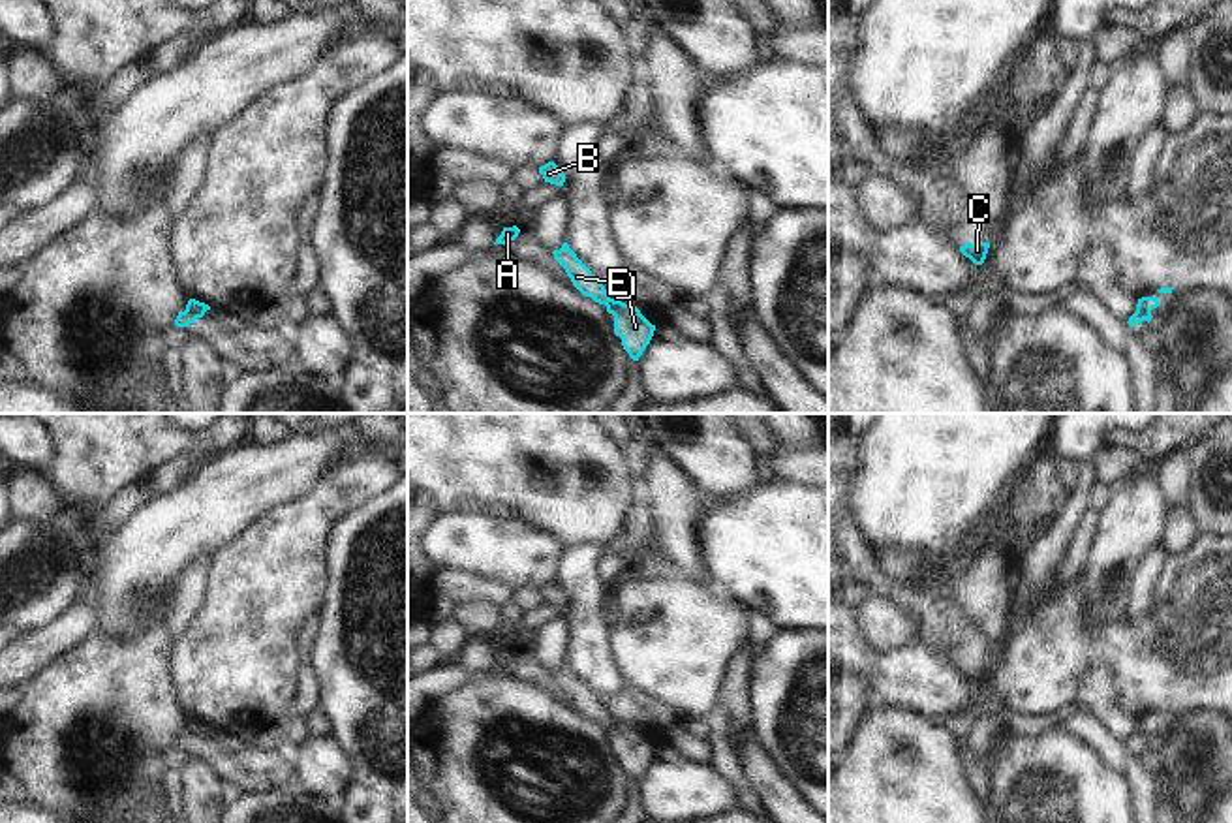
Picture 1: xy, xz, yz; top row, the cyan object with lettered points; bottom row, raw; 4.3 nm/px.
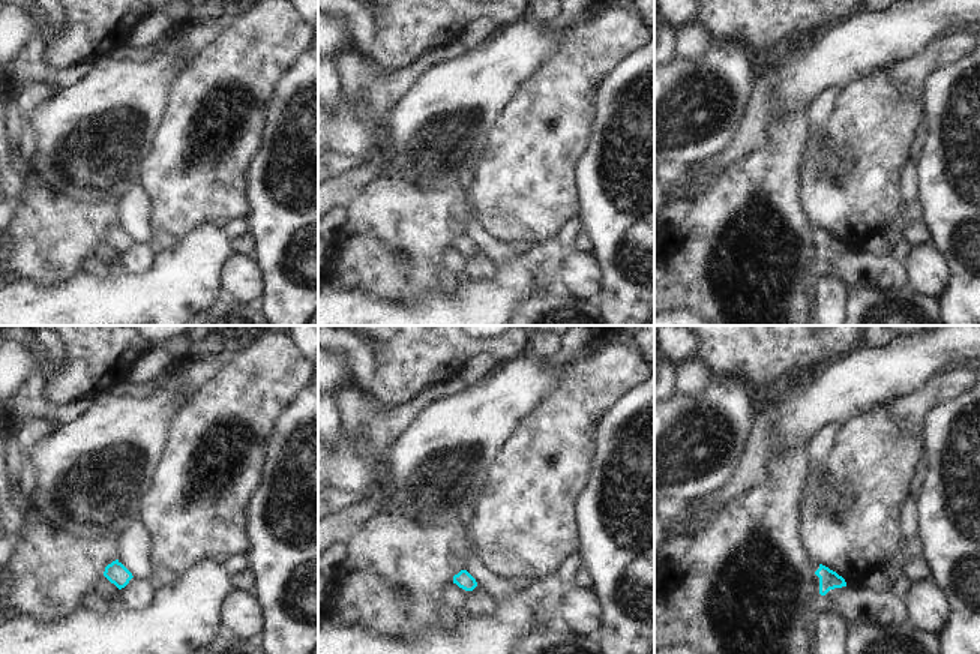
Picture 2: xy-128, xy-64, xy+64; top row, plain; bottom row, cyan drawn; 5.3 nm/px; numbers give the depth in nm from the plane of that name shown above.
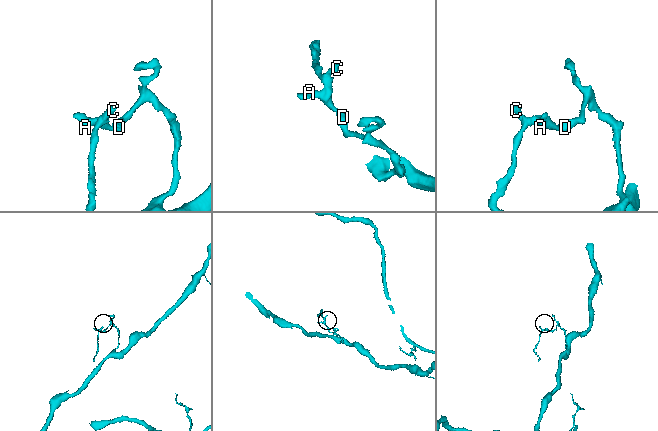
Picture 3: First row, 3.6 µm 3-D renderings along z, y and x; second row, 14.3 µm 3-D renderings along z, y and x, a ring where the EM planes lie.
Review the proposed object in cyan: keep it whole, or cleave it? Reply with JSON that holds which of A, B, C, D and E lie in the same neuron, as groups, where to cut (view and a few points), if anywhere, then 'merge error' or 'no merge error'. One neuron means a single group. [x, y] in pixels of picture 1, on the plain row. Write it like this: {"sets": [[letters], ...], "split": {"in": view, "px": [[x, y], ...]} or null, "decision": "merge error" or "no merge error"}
{"sets": [["A", "B", "C", "E"], ["D"]], "split": {"in": "xy", "px": [[186, 729], [198, 737]]}, "decision": "merge error"}

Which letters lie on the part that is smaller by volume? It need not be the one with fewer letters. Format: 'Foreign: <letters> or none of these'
Foreign: A, B, C, E.

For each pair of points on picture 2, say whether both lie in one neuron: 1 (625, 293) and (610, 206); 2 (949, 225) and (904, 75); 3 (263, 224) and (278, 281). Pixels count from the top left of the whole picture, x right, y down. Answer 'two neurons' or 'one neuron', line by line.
1: one neuron
2: two neurons
3: one neuron

